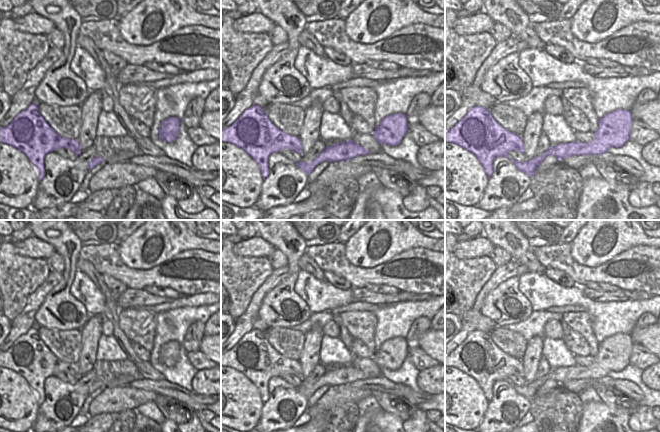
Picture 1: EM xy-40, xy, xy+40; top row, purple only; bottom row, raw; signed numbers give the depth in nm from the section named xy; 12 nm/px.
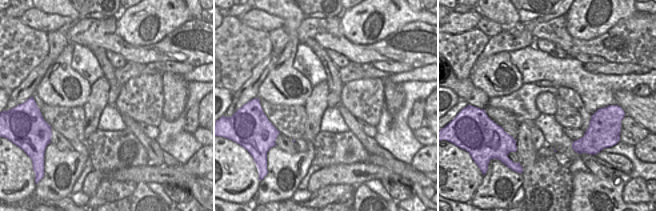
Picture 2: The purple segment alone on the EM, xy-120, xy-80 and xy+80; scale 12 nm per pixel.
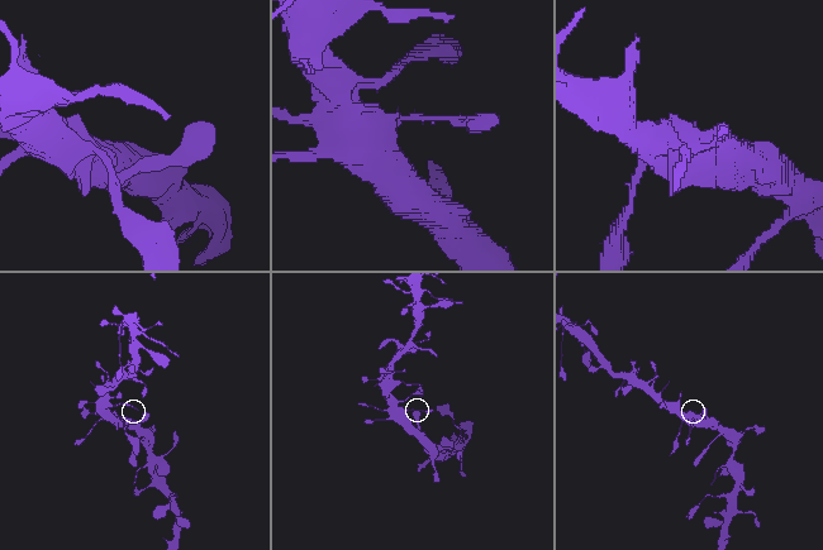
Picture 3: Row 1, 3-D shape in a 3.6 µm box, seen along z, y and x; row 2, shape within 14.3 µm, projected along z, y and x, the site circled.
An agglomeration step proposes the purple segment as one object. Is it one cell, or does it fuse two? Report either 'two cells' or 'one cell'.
one cell

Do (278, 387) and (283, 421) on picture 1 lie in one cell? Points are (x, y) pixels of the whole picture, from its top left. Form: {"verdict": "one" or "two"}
{"verdict": "one"}

